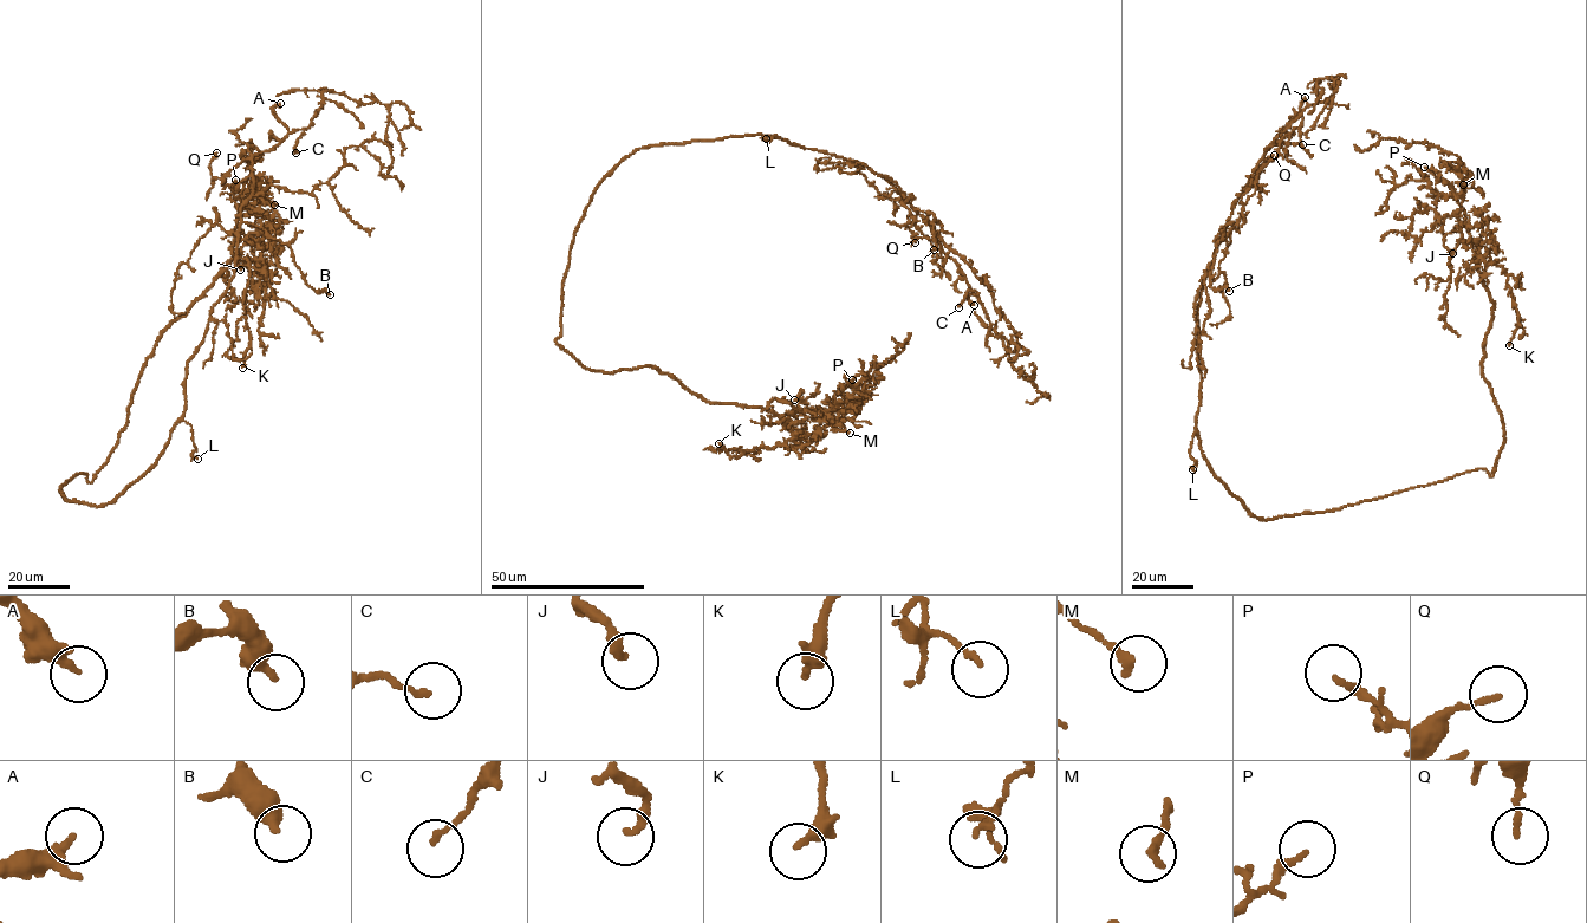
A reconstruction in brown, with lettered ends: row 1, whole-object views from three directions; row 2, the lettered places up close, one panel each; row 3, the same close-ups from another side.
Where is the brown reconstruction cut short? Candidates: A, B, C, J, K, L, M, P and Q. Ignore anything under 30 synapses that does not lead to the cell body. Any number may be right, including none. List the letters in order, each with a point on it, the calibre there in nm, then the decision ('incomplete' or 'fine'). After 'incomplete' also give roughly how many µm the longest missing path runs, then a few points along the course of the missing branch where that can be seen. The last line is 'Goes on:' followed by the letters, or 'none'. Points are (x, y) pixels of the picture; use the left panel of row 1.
A: (280, 103) | 220 nm | fine
B: (330, 294) | 360 nm | fine
C: (296, 153) | 130 nm | fine
J: (240, 270) | 240 nm | fine
K: (242, 368) | 200 nm | fine
L: (197, 459) | 130 nm | fine
M: (274, 205) | 200 nm | fine
P: (235, 180) | 180 nm | fine
Q: (216, 153) | 130 nm | fine
Goes on: none

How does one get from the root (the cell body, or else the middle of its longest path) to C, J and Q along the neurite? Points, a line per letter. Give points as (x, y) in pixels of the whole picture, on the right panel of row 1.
C: (1280, 517), (1251, 515), (1201, 450), (1197, 316), (1227, 219), (1264, 150), (1290, 122), (1281, 140), (1302, 144)
J: (1280, 517), (1478, 469), (1491, 476), (1504, 434), (1482, 364), (1494, 305), (1465, 225), (1444, 235), (1452, 253)
Q: (1280, 517), (1251, 515), (1230, 494), (1196, 430), (1202, 287), (1235, 201), (1274, 155)

